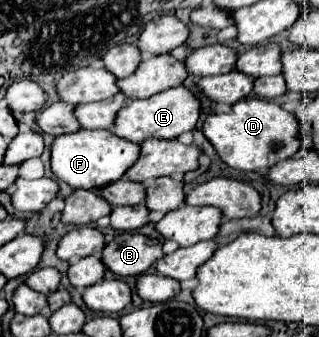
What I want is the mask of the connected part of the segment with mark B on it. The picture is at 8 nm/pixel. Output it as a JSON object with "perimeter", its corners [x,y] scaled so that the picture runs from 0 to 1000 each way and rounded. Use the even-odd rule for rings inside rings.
{"perimeter":[[[379,688],[323,736],[323,777],[367,819],[442,819],[511,766],[511,718],[429,694]]]}

